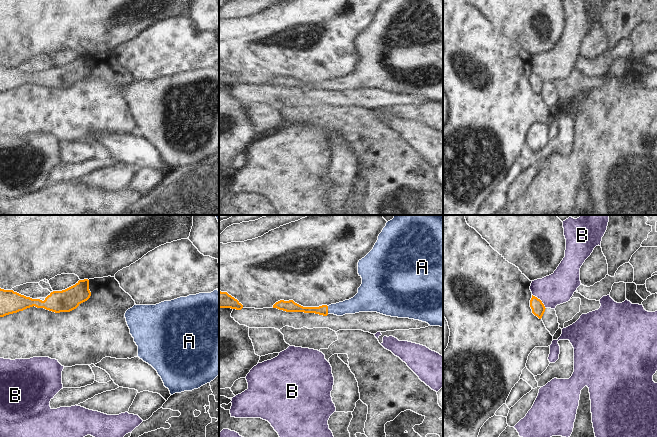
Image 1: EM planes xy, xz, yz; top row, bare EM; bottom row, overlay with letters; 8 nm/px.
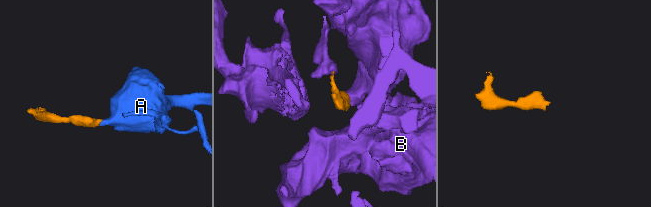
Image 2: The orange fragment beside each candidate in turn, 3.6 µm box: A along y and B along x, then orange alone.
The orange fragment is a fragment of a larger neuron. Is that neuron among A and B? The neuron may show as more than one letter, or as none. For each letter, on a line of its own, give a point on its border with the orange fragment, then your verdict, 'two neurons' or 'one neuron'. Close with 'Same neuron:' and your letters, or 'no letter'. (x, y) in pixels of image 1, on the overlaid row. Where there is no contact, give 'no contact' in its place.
A: xz (327, 310) | one neuron
B: yz (540, 300) | two neurons
Same neuron: A

